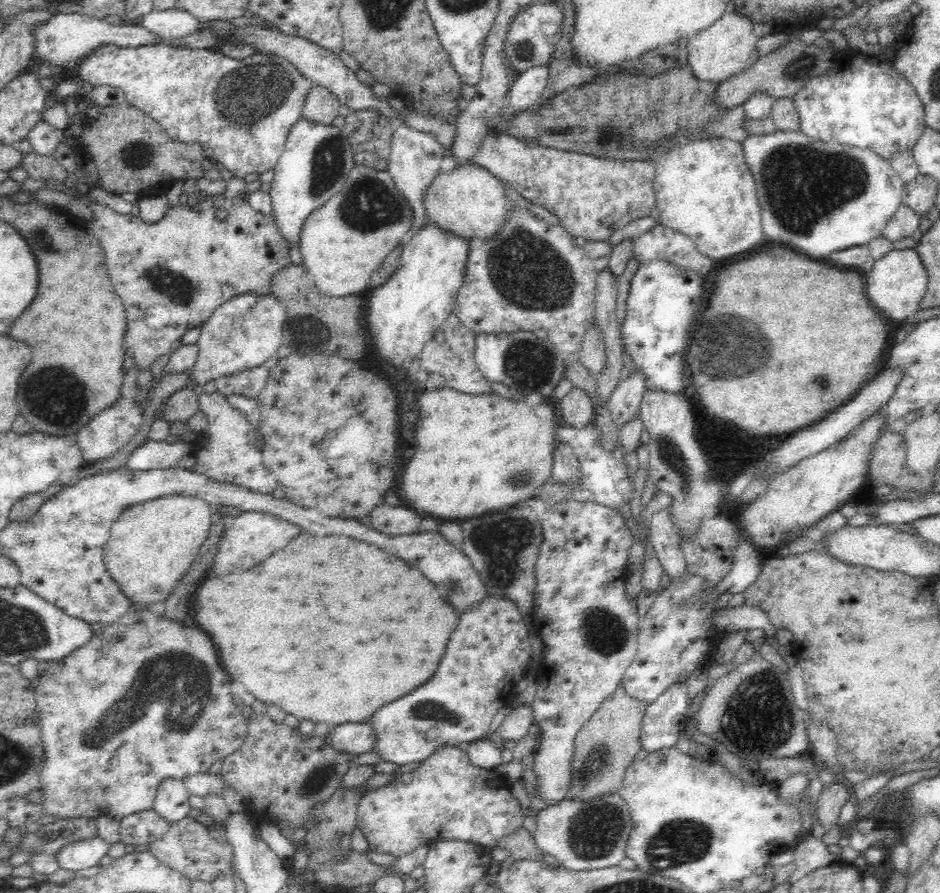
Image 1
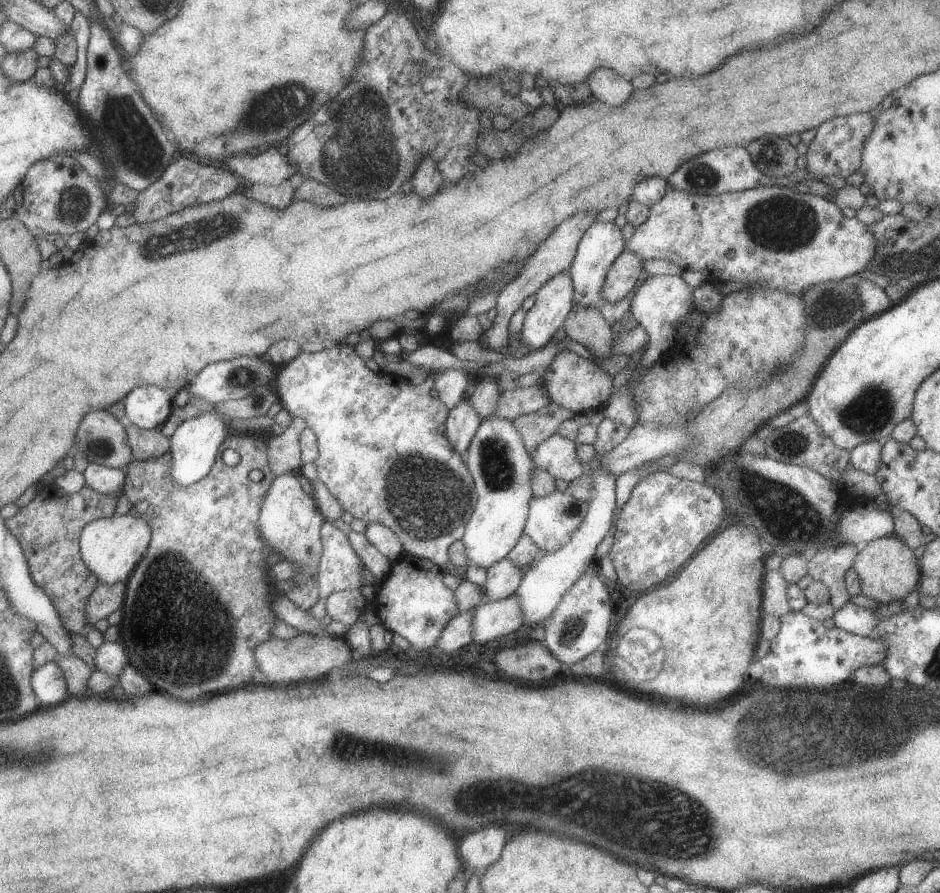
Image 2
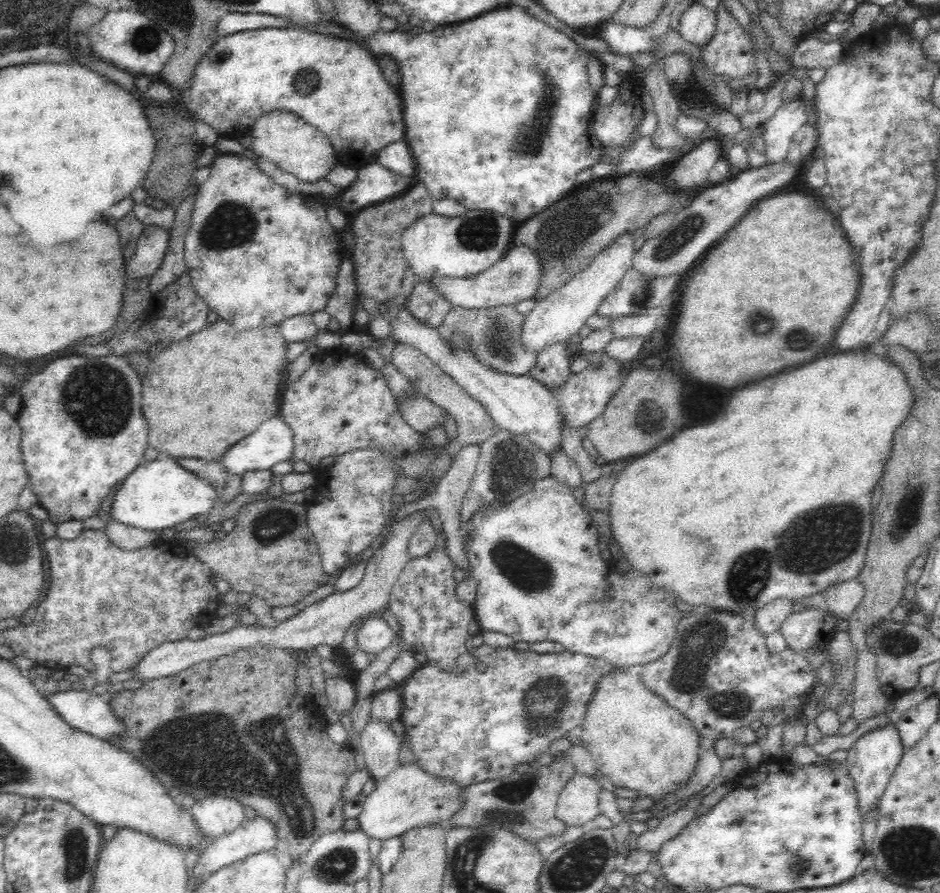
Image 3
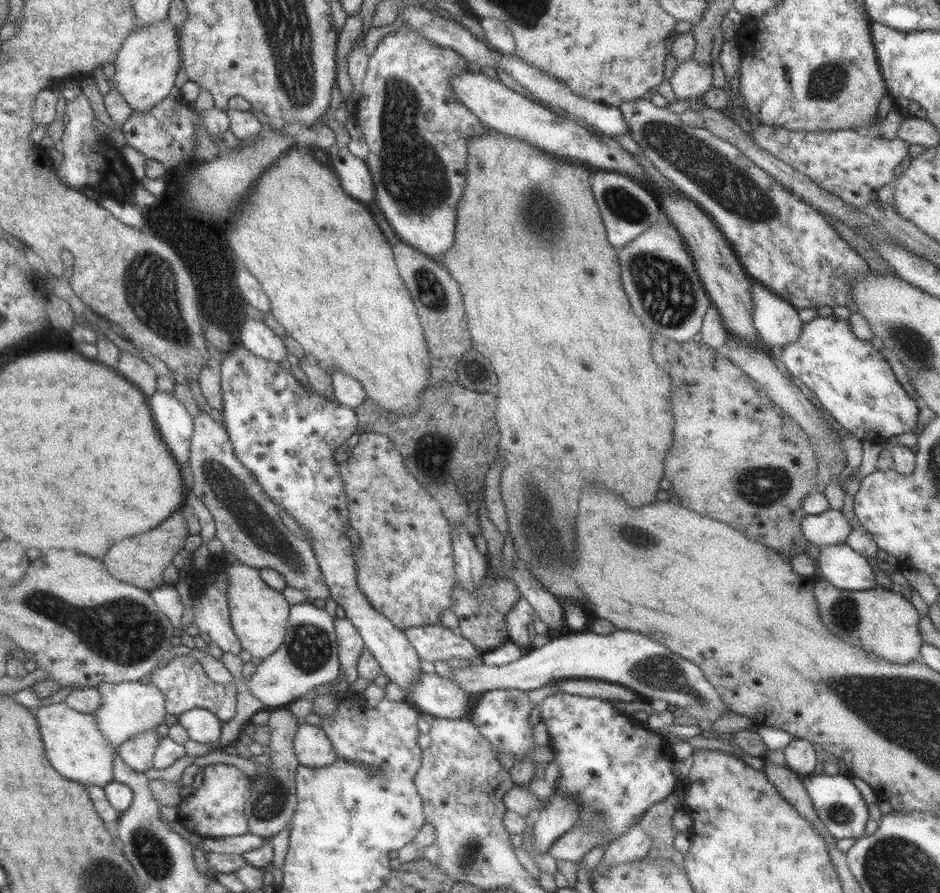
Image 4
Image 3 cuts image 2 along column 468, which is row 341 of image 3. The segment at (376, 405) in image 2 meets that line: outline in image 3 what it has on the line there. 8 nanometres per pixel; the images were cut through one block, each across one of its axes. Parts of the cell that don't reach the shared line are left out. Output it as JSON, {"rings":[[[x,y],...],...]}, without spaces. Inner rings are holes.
{"rings":[[[514,306],[498,308],[466,309],[453,308],[444,319],[442,328],[462,331],[472,339],[473,357],[484,365],[506,374],[528,375],[536,364],[536,353],[526,351],[521,344],[522,322],[524,315],[518,314]]]}

